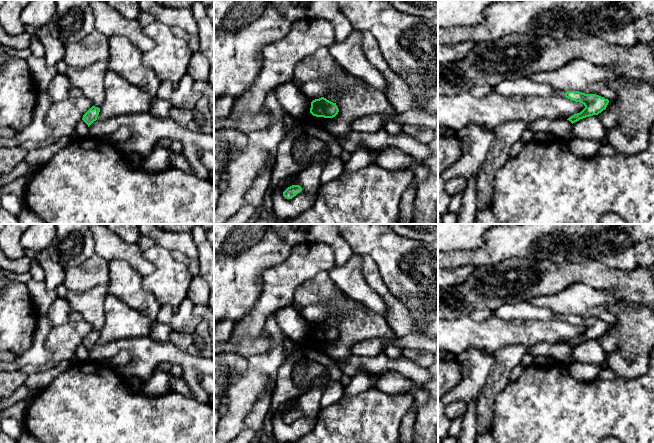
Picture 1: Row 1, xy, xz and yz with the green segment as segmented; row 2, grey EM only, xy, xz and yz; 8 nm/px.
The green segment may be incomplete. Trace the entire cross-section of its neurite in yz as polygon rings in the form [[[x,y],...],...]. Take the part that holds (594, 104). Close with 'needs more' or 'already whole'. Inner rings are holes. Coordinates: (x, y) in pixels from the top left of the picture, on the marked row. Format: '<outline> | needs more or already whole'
[[[567,91],[565,93],[565,97],[572,101],[580,102],[585,106],[585,108],[580,113],[574,114],[567,119],[572,124],[579,121],[580,119],[598,115],[606,109],[609,103],[609,100],[605,99],[604,97],[596,94],[585,94],[579,91]]] | already whole

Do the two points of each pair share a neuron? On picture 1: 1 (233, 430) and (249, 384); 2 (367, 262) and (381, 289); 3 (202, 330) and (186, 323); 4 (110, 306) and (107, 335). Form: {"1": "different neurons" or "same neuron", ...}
{"1": "same neuron", "2": "same neuron", "3": "different neurons", "4": "same neuron"}

